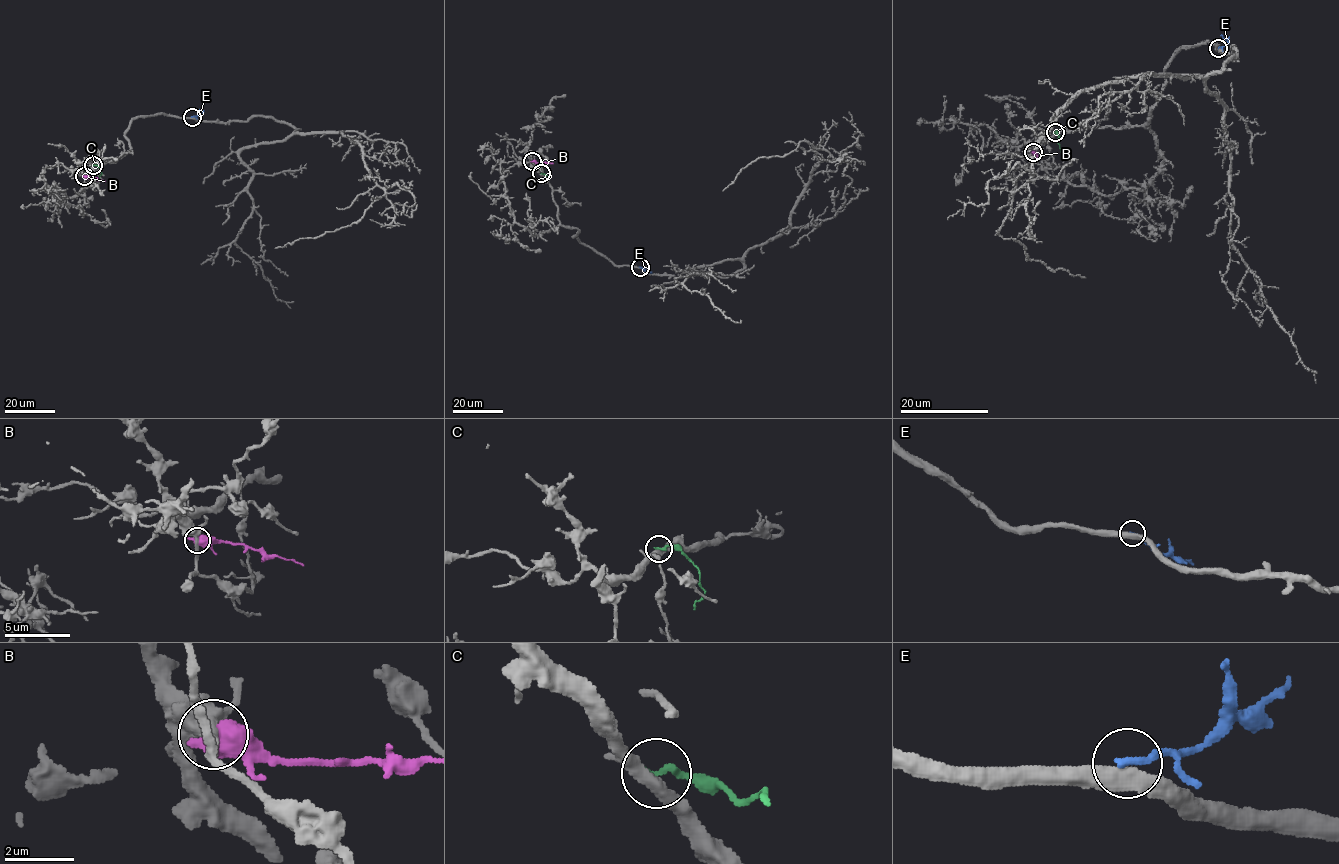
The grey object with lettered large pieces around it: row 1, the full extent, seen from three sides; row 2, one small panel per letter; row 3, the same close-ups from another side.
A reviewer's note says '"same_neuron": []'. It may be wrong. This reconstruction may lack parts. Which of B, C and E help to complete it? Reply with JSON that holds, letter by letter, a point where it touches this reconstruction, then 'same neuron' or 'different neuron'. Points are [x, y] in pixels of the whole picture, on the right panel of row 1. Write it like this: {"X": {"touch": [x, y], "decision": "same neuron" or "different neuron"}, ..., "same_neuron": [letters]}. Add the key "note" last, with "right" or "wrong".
{"B": {"touch": [1033, 152], "decision": "different neuron"}, "C": {"touch": [1055, 132], "decision": "different neuron"}, "E": {"touch": [1218, 48], "decision": "different neuron"}, "same_neuron": [], "note": "right"}

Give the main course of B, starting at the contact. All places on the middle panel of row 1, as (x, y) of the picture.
B: (532, 161), (553, 163)

